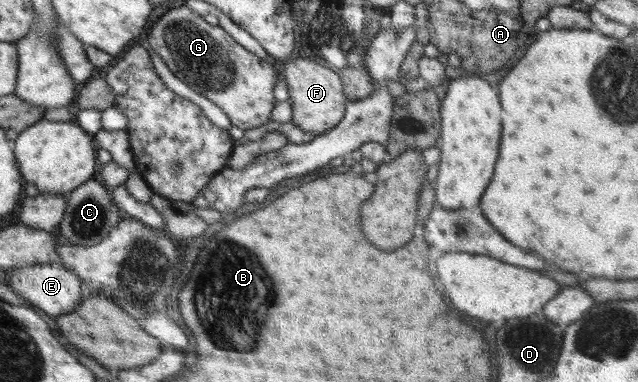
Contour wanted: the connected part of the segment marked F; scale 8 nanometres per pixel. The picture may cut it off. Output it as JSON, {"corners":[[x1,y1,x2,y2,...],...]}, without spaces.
{"corners":[[294,58,285,62,282,82,292,99,292,122,300,129,317,135,330,130,343,118,349,99,344,95,340,76,308,58]]}

